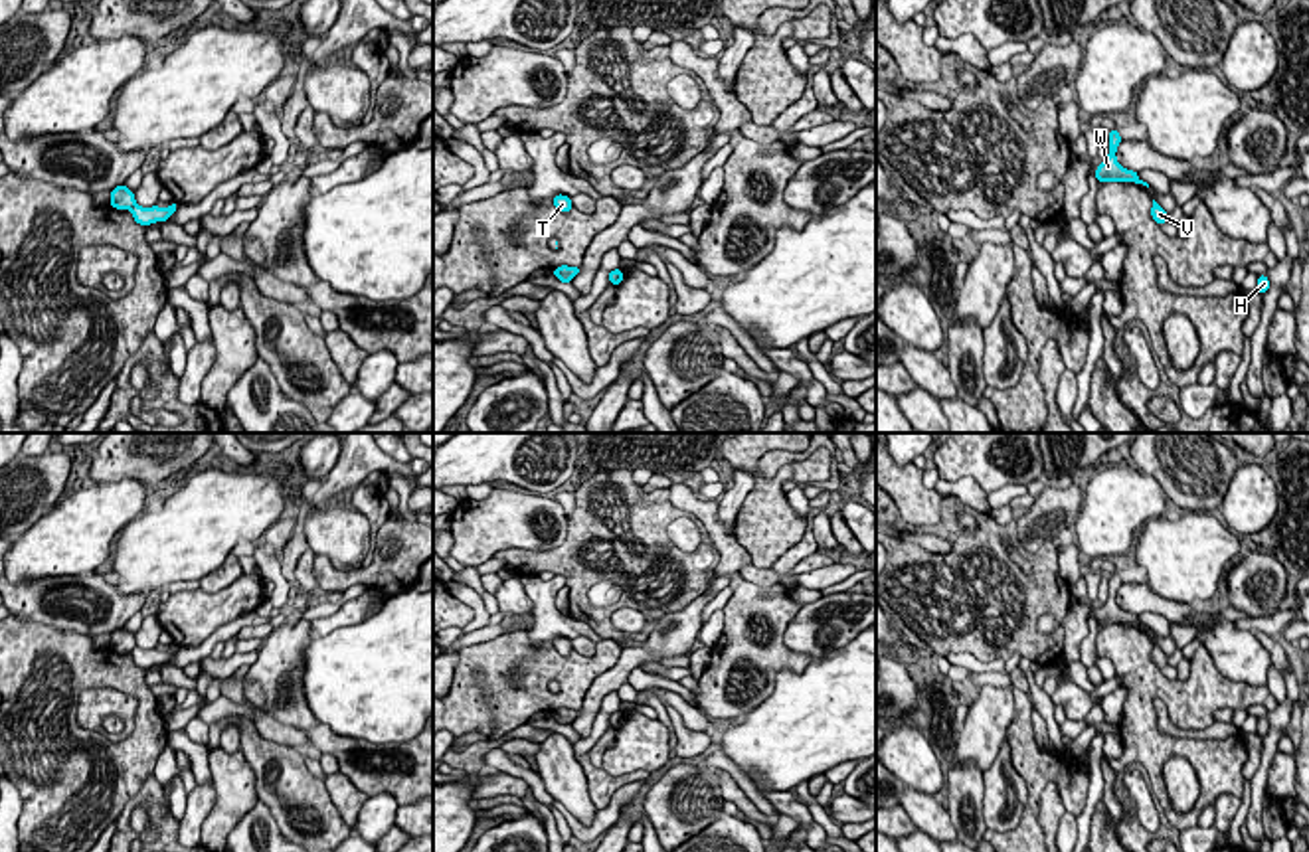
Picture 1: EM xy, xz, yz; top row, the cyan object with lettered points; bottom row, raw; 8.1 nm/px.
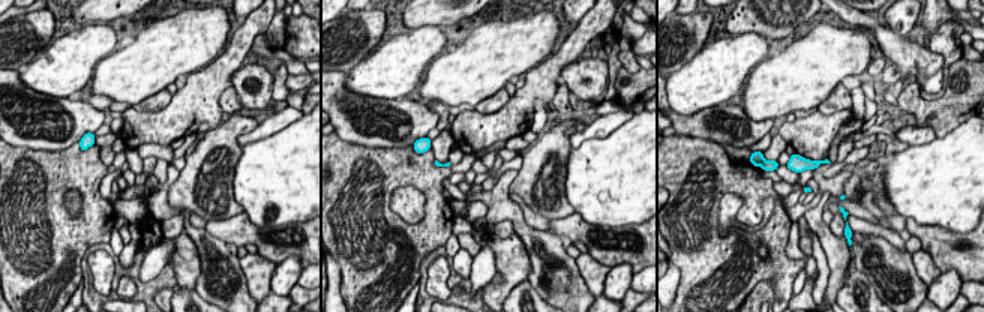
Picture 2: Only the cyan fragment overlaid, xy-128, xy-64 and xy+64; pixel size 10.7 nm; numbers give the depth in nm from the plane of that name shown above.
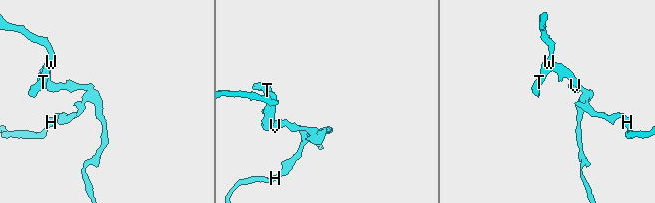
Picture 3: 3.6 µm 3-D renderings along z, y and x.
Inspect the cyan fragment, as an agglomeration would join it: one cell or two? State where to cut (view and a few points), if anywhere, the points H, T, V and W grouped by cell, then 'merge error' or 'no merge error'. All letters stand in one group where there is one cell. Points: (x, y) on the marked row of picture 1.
xy (135, 202), (129, 208) | H V / T W | merge error

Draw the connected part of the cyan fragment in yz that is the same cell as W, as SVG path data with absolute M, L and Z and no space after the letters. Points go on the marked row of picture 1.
M1117 128L1109 130L1109 154L1107 158L1095 168L1093 176L1097 182L1135 182L1135 184L1143 184L1149 188L1147 182L1143 182L1139 178L1139 174L1135 170L1127 170L1123 168L1117 158L1115 158L1115 152L1117 152L1117 146L1121 142L1121 134Z

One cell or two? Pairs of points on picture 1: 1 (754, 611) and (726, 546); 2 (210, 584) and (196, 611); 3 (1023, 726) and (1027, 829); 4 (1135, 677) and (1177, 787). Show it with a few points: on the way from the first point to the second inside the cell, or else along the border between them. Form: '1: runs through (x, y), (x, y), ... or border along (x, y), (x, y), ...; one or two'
1: runs through (746, 596), (736, 582), (732, 562); one
2: border along (244, 574), (214, 592), (198, 588); two
3: runs through (1023, 752), (1033, 764), (1033, 803); one
4: border along (1183, 756), (1163, 767), (1173, 807); two

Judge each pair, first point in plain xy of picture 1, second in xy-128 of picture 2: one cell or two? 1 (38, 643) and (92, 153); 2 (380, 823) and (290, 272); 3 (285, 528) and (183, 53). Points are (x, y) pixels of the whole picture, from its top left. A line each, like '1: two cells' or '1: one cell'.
1: one cell
2: one cell
3: two cells

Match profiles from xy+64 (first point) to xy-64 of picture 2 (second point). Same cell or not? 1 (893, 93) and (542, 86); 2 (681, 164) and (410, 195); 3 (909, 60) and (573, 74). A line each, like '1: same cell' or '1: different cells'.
1: different cells
2: different cells
3: same cell

